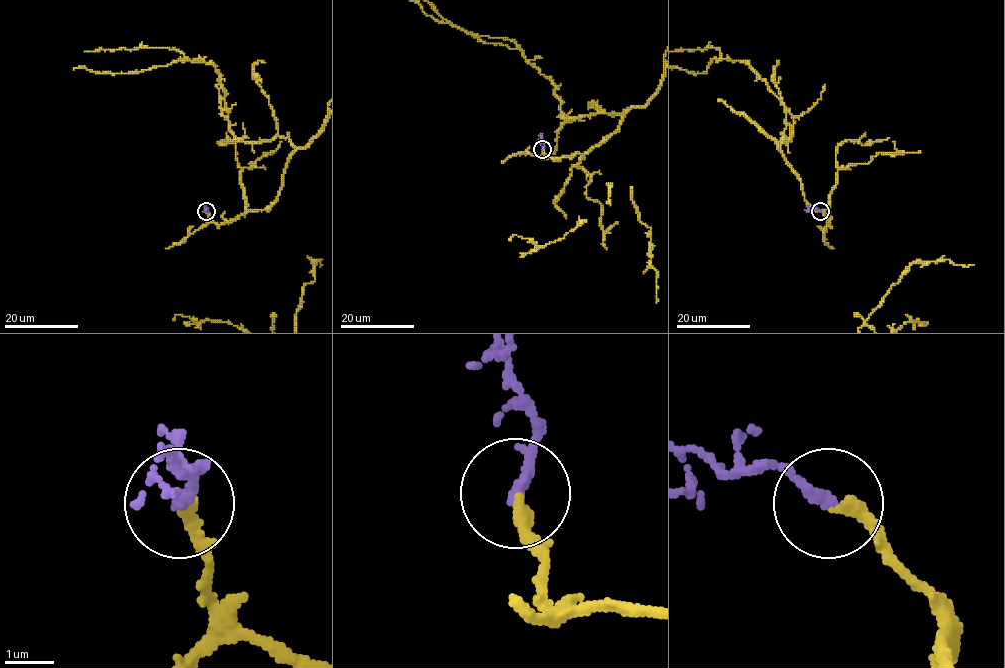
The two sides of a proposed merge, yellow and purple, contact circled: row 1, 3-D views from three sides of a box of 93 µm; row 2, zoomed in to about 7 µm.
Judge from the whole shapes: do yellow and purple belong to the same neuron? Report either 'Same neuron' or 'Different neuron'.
Same neuron

